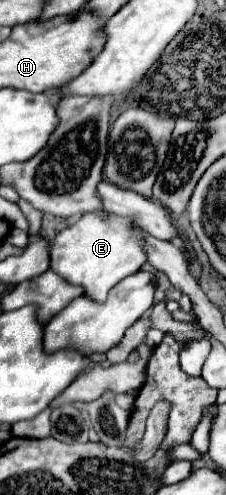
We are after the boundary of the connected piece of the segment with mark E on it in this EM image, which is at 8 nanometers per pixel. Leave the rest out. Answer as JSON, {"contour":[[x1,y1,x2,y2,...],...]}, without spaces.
{"contour":[[111,212,83,214,73,226,59,232,51,242,51,270,59,272,59,276,63,276,67,282,83,286,85,296,103,302,115,284,139,272,147,262,143,242,143,230,131,218]]}

